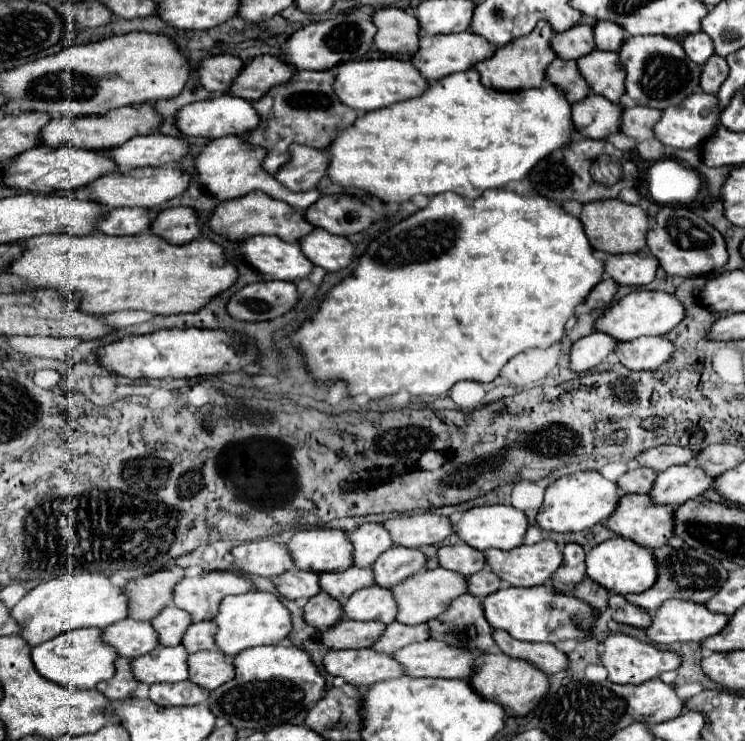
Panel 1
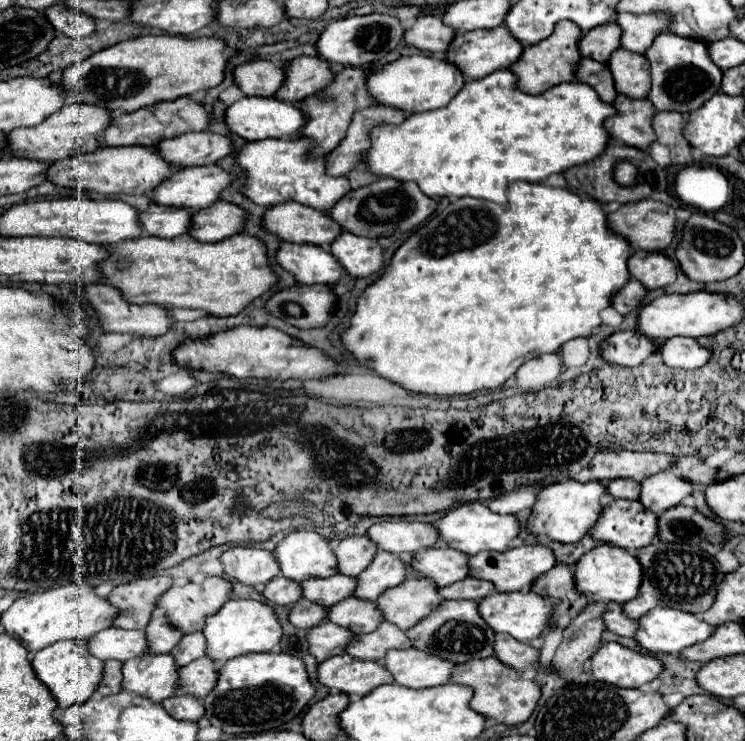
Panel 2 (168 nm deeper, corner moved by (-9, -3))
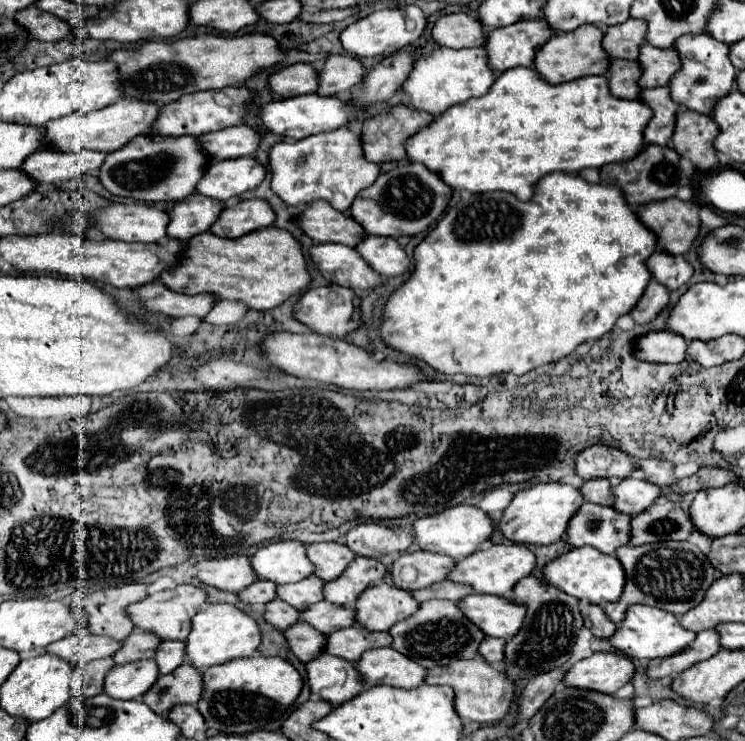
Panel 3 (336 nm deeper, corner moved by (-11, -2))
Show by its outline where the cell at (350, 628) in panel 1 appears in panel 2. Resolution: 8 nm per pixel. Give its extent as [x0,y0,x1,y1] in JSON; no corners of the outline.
[307,620,353,662]

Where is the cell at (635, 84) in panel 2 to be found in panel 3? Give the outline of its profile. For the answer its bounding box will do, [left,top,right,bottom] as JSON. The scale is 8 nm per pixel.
[639,43,679,87]

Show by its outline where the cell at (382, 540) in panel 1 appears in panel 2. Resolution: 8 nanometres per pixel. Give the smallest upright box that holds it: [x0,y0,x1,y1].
[333,536,377,576]

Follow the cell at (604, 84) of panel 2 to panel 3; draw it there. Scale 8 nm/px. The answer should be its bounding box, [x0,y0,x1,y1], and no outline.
[609,59,641,99]

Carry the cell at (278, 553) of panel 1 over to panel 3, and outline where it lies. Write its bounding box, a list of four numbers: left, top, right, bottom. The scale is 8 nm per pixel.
[199,555,255,593]

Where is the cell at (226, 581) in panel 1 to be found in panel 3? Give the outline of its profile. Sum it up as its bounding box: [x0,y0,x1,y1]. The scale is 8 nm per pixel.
[129,585,207,641]

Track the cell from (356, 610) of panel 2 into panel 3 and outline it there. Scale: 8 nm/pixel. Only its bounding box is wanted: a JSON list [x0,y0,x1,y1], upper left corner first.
[301,601,355,635]

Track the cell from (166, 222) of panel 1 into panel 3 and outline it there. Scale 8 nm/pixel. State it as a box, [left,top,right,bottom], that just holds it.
[209,199,275,237]

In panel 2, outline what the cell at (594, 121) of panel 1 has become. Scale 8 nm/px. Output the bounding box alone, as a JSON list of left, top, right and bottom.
[605,94,657,150]

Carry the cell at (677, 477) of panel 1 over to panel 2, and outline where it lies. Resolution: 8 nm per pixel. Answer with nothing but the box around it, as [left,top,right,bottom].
[639,470,693,514]

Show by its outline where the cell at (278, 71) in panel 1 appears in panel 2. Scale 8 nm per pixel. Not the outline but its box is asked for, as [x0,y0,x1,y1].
[277,56,335,104]

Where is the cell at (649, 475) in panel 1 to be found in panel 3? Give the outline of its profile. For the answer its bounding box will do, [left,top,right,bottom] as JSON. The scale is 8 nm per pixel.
[581,479,615,505]

